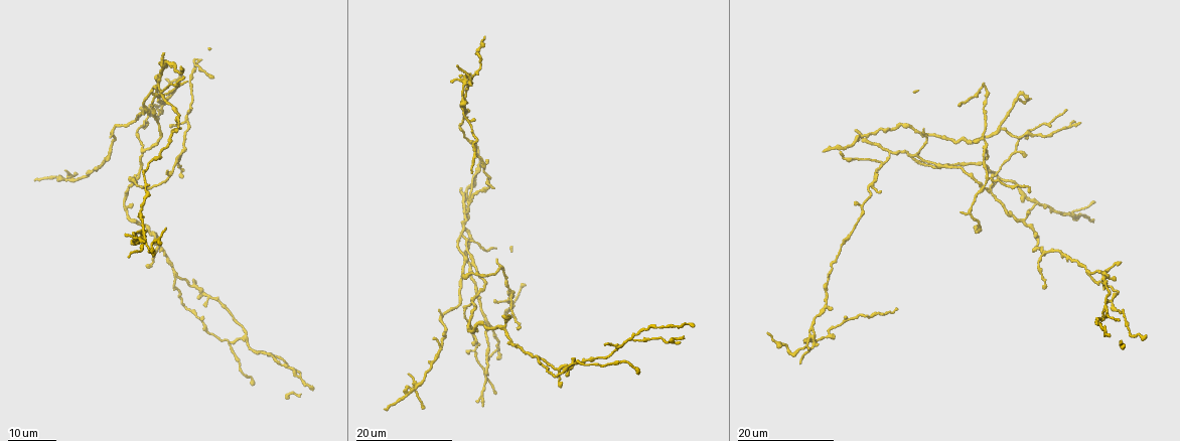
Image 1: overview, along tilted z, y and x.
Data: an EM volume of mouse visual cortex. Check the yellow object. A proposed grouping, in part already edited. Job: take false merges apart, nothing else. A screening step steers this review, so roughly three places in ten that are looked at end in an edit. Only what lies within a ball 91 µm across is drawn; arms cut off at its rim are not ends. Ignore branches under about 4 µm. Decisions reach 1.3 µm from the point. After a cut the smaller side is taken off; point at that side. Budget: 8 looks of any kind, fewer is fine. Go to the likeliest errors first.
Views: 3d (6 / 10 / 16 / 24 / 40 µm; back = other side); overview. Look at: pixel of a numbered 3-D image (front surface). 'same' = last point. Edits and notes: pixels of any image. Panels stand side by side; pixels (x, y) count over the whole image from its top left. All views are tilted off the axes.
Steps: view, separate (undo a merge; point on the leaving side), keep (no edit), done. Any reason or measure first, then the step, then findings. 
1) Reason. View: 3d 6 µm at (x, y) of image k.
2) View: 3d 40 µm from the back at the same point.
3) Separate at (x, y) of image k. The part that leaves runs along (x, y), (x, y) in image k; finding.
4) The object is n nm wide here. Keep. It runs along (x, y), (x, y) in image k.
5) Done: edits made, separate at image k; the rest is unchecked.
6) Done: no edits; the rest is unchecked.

Small branch off a trunk. View: 3d 24 µm at (417, 383) of image 1.

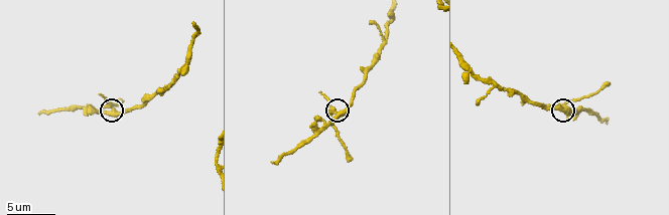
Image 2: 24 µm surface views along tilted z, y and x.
Zoom in. View: 3d 6 µm at (111, 110) of image 2.

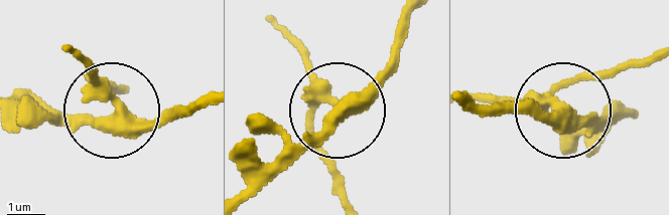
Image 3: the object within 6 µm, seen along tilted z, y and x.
The side arm is 7 µm long. Keep. It runs along (407, 16), (385, 69), (265, 178) in image 3; one neuron here.

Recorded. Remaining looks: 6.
View: 3d 24 µm at (466, 204) of image 1.

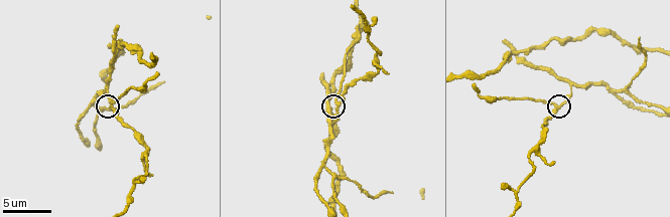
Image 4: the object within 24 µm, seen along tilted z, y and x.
View: 3d 6 µm at (335, 102) of image 4.

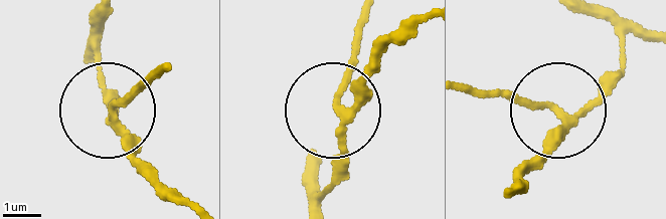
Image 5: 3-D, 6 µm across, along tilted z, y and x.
3 arms meet here. Keep. It runs along (95, 54), (113, 115), (110, 105), (154, 77) in image 5; all the same neuron.

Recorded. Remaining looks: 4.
Branch point. View: 3d 24 µm at (1001, 125) of image 1.

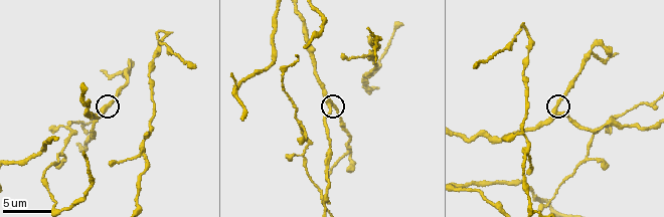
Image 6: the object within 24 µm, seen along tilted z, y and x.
Zoom in. View: 3d 10 µm at (330, 103) of image 6.

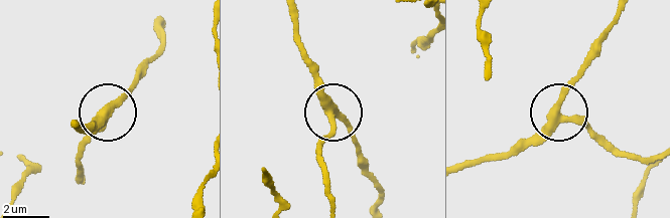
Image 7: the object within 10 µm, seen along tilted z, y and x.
3 arms meet here. Keep. It runs along (466, 168), (534, 141), (586, 67) in image 7; continuous, no second neuron.

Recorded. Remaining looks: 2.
Three arms meet. View: 3d 6 µm at (525, 153) of image 6.

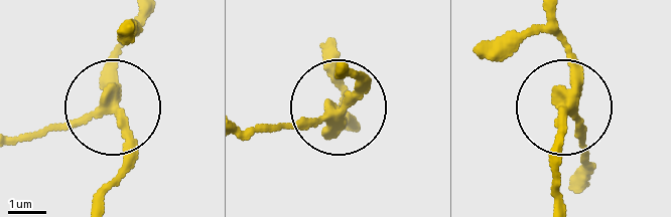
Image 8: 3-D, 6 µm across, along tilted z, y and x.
View: 3d 6 µm from the back at (569, 106) of image 8.

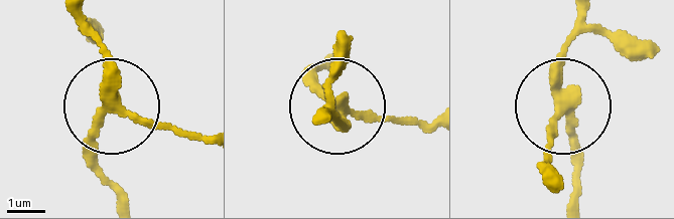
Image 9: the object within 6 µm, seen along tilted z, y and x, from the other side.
Keep. All the same neuron.

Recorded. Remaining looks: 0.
Done: no edits; the rest is unchecked.

